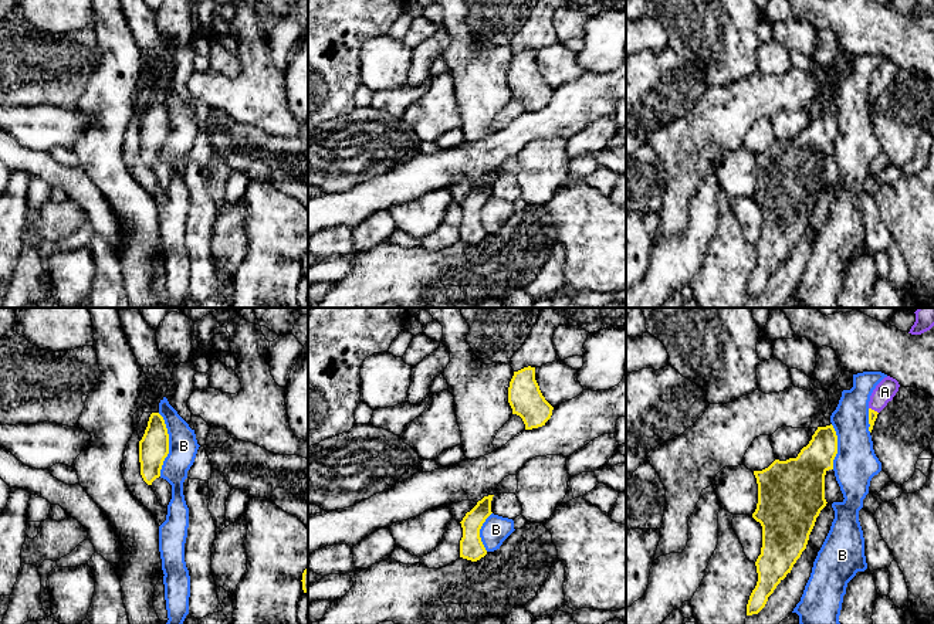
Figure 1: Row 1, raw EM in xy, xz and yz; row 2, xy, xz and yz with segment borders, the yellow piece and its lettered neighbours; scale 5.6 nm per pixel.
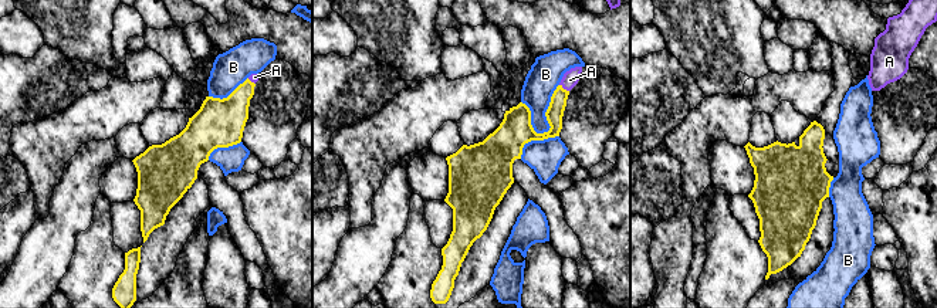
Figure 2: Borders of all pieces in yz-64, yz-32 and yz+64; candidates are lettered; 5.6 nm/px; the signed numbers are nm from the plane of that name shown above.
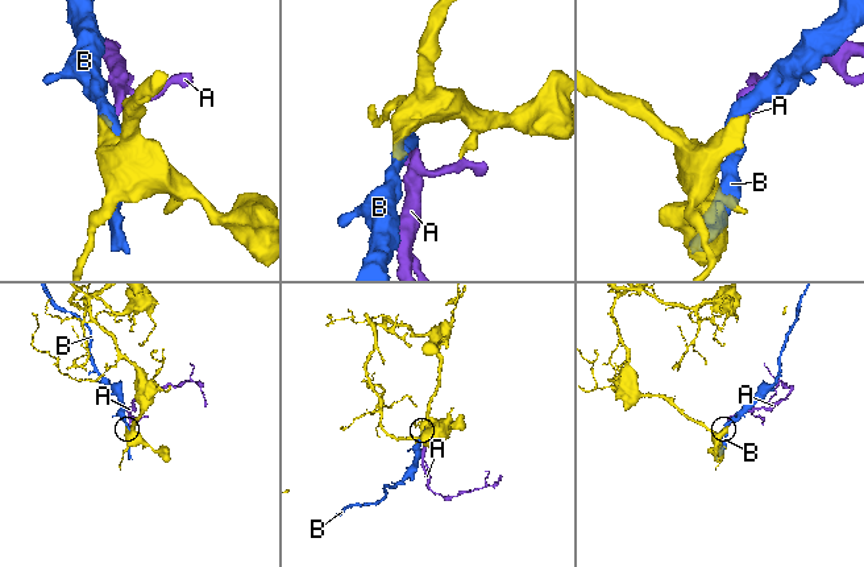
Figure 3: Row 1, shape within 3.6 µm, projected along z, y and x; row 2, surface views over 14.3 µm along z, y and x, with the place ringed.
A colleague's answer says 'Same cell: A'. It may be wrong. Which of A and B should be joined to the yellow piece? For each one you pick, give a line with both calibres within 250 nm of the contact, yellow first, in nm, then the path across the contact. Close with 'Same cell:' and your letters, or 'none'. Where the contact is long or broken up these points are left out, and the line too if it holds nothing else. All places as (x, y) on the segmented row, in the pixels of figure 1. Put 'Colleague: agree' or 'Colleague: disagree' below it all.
A: calibres 50 and 120 nm; way yz (872, 414), (873, 410), (885, 392)
Same cell: A
Colleague: agree

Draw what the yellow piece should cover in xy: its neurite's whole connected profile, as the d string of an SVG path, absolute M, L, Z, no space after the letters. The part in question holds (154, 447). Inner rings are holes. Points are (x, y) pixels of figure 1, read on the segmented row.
M152 413L142 440L139 441L141 475L148 485L160 477L169 454L169 434L163 417Z

